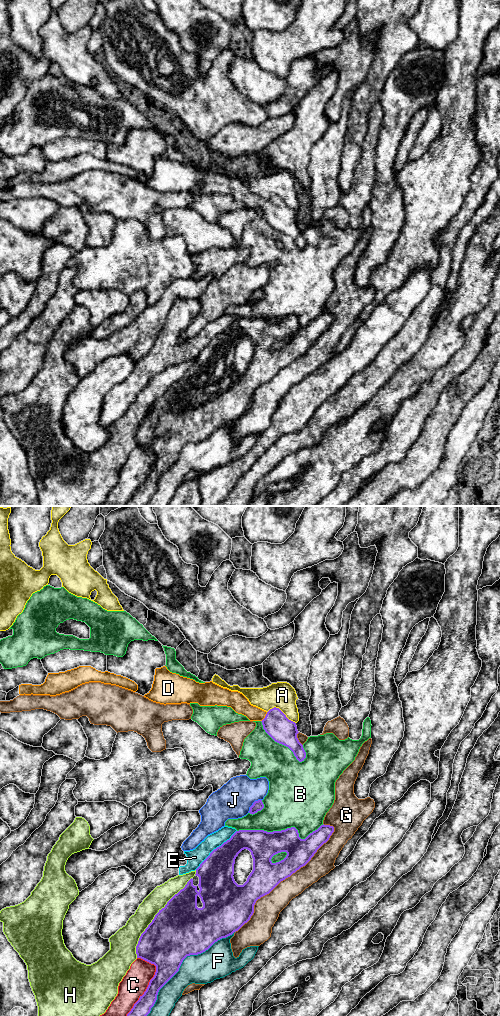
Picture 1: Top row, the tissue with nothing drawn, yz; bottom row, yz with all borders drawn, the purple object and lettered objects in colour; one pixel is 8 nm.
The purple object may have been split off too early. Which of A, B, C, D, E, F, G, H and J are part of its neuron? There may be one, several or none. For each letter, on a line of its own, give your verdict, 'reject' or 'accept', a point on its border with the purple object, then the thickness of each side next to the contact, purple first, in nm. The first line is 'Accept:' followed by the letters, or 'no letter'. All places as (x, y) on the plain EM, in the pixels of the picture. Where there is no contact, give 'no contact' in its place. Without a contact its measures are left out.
Accept: D
A: reject; meets purple in yz at (281, 199); 200 nm thick on the purple side, 220 nm on the other
B: reject; meets purple in yz at (282, 318); 240 nm thick on the purple side, 420 nm on the other
C: reject; meets purple in yz at (149, 472); 220 nm thick on the purple side, 200 nm on the other
D: accept; meets purple in yz at (265, 205); 200 nm thick on the purple side, 150 nm on the other
E: reject; meets purple in yz at (216, 336); 280 nm thick on the purple side, 140 nm on the other
F: reject; meets purple in yz at (181, 451); 420 nm thick on the purple side, 240 nm on the other
G: reject; meets purple in yz at (284, 367); 240 nm thick on the purple side, 190 nm on the other
H: reject; meets purple in yz at (154, 405); 440 nm thick on the purple side, 170 nm on the other
J: reject; meets purple in yz at (253, 292); 80 nm thick on the purple side, 300 nm on the other

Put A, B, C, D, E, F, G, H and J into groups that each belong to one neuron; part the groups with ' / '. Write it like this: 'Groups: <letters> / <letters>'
Groups: A / B / C / D / E / F / G / H / J

